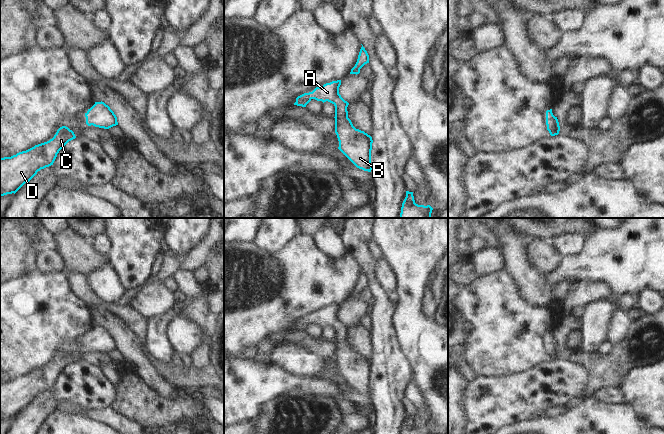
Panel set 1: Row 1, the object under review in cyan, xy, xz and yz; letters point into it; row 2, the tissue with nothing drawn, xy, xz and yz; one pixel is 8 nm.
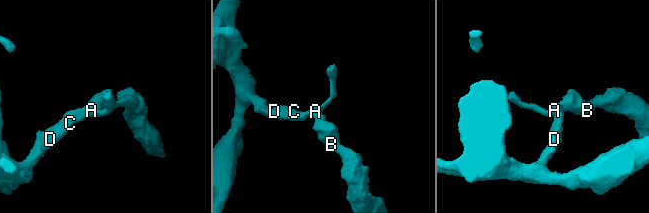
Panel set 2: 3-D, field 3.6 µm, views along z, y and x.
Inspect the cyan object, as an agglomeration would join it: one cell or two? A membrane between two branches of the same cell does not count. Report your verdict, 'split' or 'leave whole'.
leave whole

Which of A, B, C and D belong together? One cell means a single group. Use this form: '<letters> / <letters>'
A B C D

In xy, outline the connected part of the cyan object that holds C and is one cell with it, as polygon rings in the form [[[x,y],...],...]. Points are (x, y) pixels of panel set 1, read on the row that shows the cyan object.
[[[62,126],[49,141],[11,157],[0,158],[0,196],[15,194],[38,171],[53,165],[59,151],[75,138],[72,130]]]

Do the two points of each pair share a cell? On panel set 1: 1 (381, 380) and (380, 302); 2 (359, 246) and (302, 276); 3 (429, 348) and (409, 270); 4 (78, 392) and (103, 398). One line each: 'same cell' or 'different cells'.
1: same cell
2: different cells
3: same cell
4: same cell

